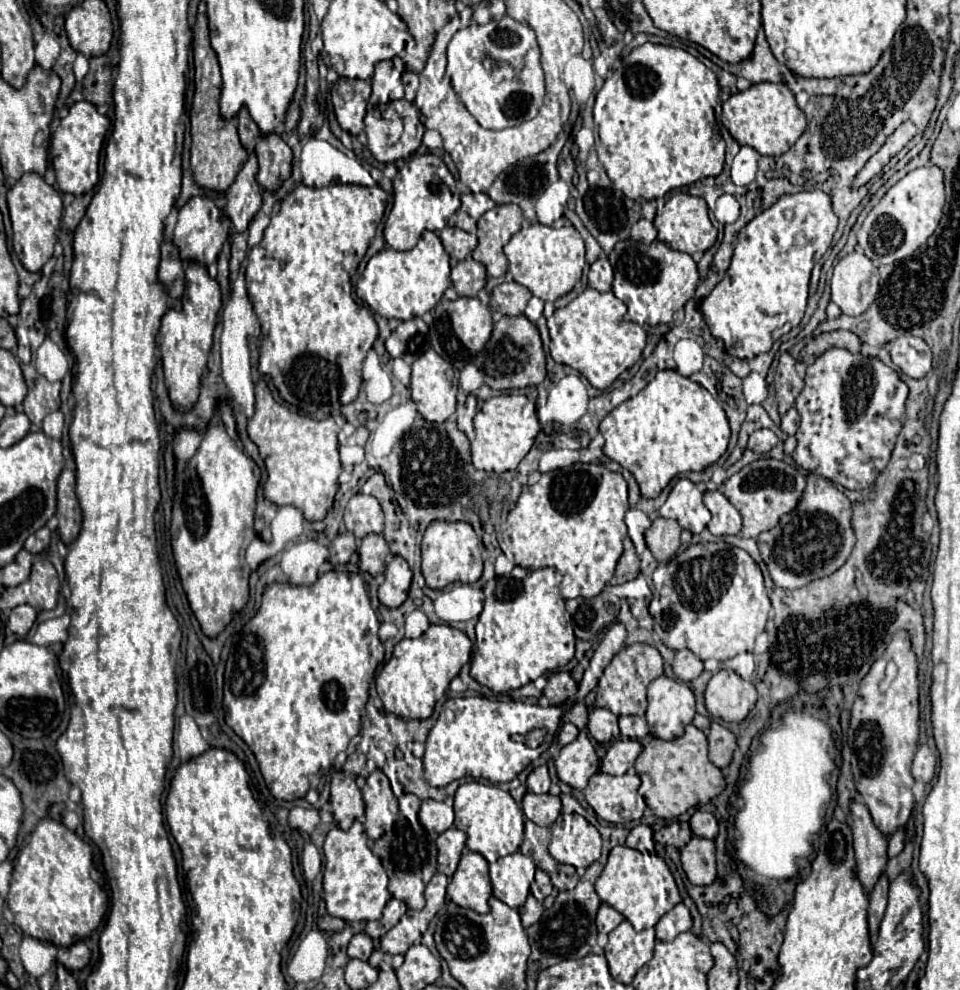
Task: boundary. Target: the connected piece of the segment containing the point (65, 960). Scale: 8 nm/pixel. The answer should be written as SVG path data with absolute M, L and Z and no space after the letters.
M77 942L69 948L59 948L59 954L57 954L57 962L61 966L65 966L69 972L79 972L83 970L87 964L89 964L89 948L85 946L85 942Z

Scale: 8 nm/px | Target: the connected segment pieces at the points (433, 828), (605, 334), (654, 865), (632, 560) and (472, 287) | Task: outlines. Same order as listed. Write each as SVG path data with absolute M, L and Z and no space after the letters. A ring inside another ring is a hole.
M423 800L419 810L419 822L431 836L439 836L441 832L453 826L453 808L445 802L437 800Z
M593 288L583 290L573 302L565 308L555 310L547 320L551 334L551 358L557 364L565 364L581 372L589 384L597 390L607 390L621 372L629 370L645 348L645 330L639 324L625 322L623 316L627 306L615 298L613 292L597 292Z
M641 823L637 828L633 828L629 832L625 844L629 848L615 846L609 852L609 860L607 860L601 876L595 882L595 890L601 898L601 902L619 910L633 924L633 928L637 932L641 932L643 928L655 926L663 914L667 914L673 906L677 906L681 902L681 894L670 870L665 872L665 862L655 854L653 831L649 826ZM641 854L651 857L651 866L643 864Z
M627 538L627 540L625 540L625 552L623 552L623 556L619 558L619 564L617 564L613 582L615 582L615 584L623 584L623 582L629 582L629 580L637 578L637 574L639 574L639 558L637 558L637 554L635 554L633 542Z
M471 256L451 270L451 282L459 296L477 296L477 292L485 286L487 272L481 262L475 262Z

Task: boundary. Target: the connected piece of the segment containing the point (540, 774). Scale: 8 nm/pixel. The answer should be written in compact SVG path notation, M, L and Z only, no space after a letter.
M539 766L529 774L527 788L529 788L529 792L535 792L535 794L549 792L549 774L547 774L545 766Z

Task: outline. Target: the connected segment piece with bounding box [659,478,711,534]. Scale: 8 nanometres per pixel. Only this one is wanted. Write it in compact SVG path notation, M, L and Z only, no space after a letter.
M689 478L677 480L659 514L679 522L691 534L699 534L711 520L711 512L703 504L703 494Z

